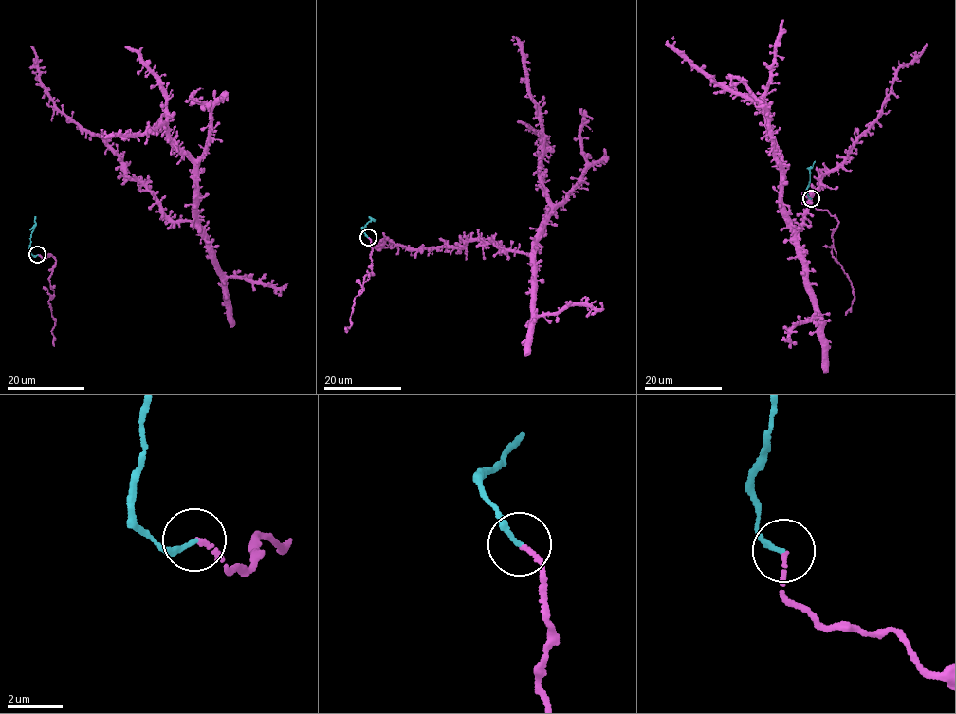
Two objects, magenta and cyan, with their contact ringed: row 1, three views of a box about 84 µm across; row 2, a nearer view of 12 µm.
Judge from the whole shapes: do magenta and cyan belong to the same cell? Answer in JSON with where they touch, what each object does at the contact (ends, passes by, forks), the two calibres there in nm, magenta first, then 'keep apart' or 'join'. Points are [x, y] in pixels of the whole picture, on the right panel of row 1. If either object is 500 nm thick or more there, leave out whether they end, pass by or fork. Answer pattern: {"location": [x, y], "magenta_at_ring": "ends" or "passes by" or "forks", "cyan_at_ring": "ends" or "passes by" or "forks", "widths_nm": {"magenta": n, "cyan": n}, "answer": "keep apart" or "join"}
{"location": [811, 198], "magenta_at_ring": "ends", "cyan_at_ring": "ends", "widths_nm": {"magenta": 130, "cyan": 160}, "answer": "join"}

